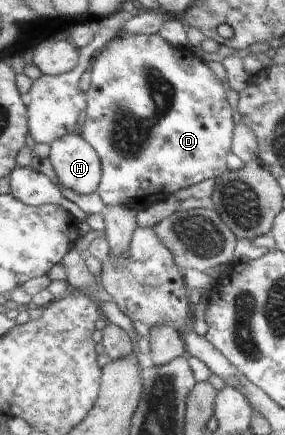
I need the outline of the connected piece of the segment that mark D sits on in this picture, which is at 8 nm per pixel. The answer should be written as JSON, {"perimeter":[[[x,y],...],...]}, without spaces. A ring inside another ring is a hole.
{"perimeter":[[[123,32],[123,34],[116,34],[100,53],[96,53],[90,70],[92,72],[92,86],[87,92],[87,108],[81,136],[95,148],[102,161],[103,180],[98,194],[105,207],[125,206],[141,211],[151,208],[151,204],[159,204],[161,200],[171,200],[171,196],[177,196],[179,192],[183,192],[183,188],[191,188],[191,186],[207,179],[216,180],[226,174],[228,171],[227,154],[234,151],[232,144],[234,143],[233,134],[235,134],[236,125],[235,120],[233,120],[233,108],[227,102],[225,86],[219,82],[206,62],[195,56],[193,48],[180,49],[175,47],[169,44],[159,33],[129,34],[129,32]]]}

